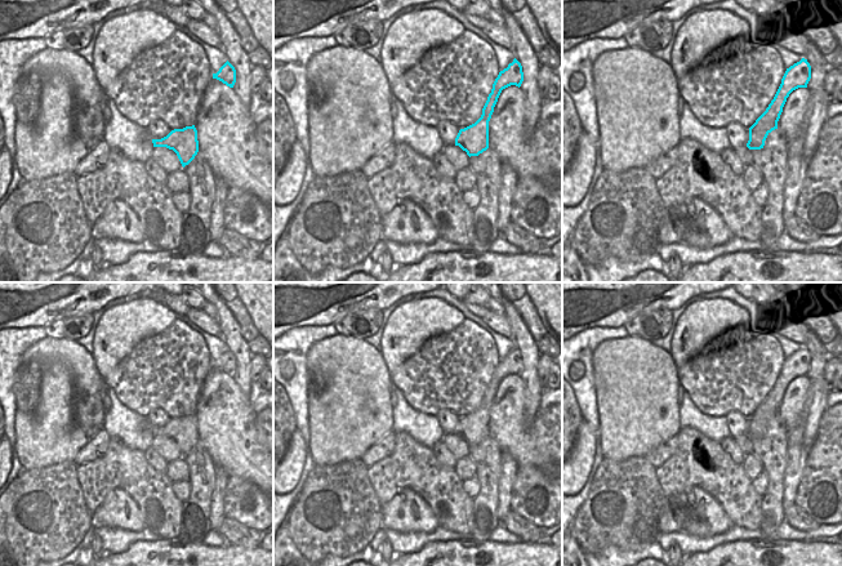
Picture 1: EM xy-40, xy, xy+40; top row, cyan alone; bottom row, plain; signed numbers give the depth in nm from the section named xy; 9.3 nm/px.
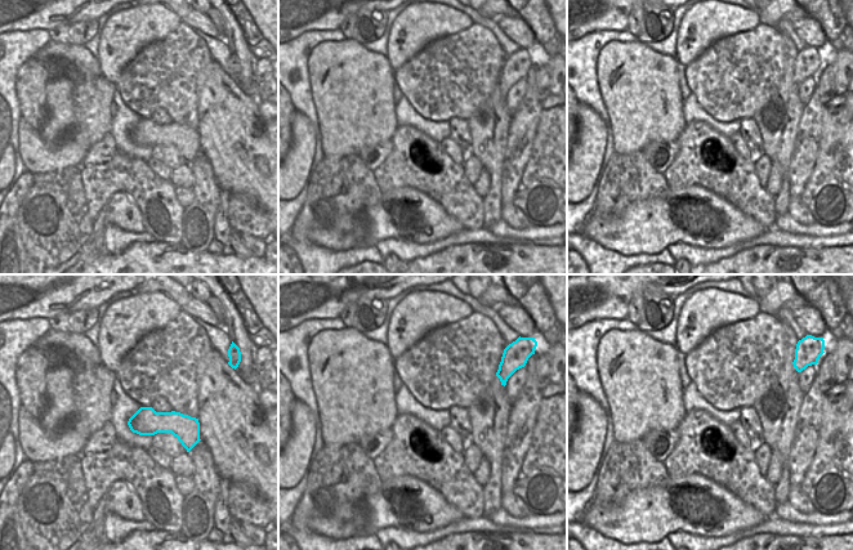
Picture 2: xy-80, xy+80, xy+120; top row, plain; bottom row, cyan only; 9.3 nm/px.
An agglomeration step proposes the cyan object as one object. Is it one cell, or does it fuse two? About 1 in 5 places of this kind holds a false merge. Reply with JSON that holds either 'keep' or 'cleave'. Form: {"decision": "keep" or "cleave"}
{"decision": "keep"}

